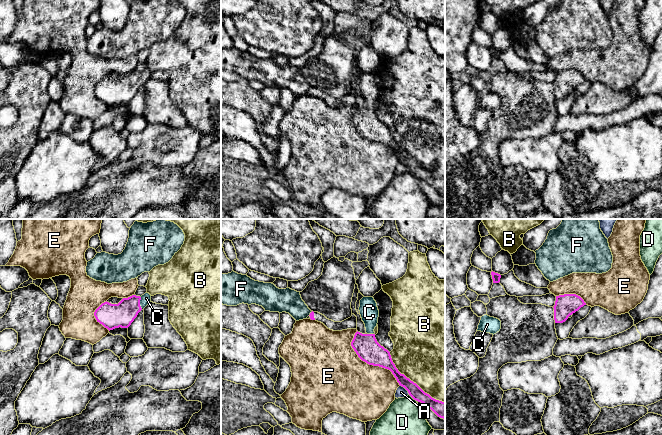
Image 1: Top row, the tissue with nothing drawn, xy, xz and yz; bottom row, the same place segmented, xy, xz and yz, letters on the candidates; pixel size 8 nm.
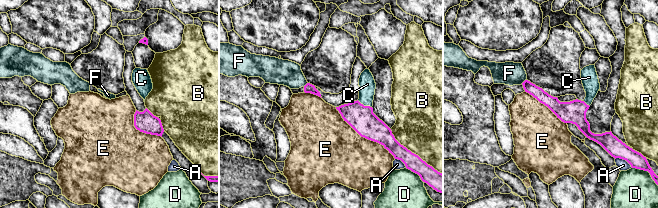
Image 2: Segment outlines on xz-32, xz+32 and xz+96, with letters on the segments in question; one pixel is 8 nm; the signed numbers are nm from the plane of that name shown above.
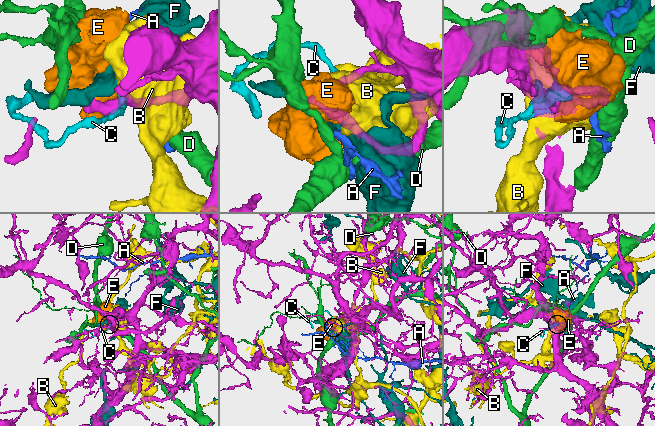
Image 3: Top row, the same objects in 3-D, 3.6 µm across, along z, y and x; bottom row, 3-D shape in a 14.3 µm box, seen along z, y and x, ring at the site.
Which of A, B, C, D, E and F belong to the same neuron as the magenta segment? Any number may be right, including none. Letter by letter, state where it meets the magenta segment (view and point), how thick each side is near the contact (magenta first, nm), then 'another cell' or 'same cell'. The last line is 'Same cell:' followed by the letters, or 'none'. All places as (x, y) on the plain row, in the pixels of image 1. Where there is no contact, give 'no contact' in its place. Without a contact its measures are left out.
A: meets magenta in xz at (405, 164); 100 nm thick on the magenta side, 90 nm on the other; another cell
B: meets magenta in xz at (412, 157); 100 nm thick on the magenta side, 500 nm on the other; another cell
C: meets magenta in xy at (139, 79); 200 nm thick on the magenta side, 80 nm on the other; same cell
D: meets magenta in xz at (413, 174); 130 nm thick on the magenta side, 380 nm on the other; another cell
E: meets magenta in xz at (369, 140); 200 nm thick on the magenta side, 480 nm on the other; another cell
F: meets magenta in xz at (310, 89); 40 nm thick on the magenta side, 190 nm on the other; another cell
Same cell: C

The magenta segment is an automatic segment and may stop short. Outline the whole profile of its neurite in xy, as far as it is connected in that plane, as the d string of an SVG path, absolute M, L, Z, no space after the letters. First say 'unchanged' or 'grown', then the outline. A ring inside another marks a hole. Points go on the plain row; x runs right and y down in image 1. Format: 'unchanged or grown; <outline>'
grown; M132 71L123 74L118 80L102 79L94 88L94 92L100 100L109 107L115 104L128 104L138 89L151 78L151 71Z

